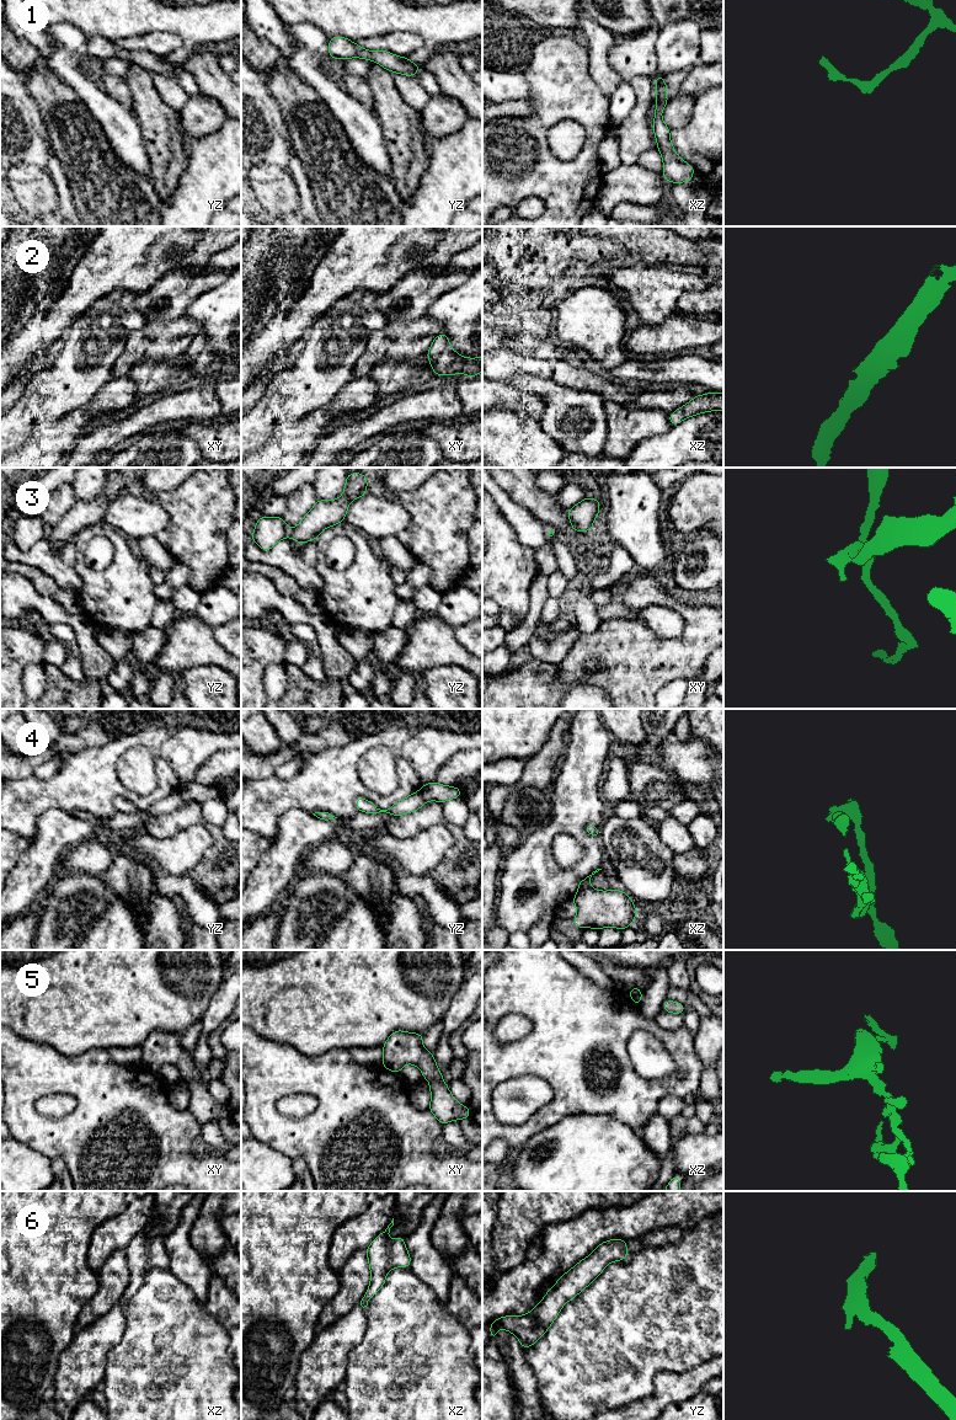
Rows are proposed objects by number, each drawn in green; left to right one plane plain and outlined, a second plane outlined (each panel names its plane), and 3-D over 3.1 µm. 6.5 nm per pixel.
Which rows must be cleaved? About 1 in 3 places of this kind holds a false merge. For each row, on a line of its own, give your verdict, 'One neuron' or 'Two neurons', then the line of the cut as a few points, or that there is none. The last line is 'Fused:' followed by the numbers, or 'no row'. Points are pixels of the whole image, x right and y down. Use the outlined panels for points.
1: One neuron. No split
2: One neuron. No split
3: Two neurons. Split along yz (290, 530), (288, 535)
4: One neuron. No split
5: One neuron. No split
6: One neuron. No split
Fused: 3

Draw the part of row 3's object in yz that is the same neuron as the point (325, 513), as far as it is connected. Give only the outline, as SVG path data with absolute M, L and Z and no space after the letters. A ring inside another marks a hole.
M351 473L341 497L333 501L317 500L301 522L290 529L289 536L300 544L316 540L326 528L345 522L349 502L367 496L367 487L368 480L362 473Z

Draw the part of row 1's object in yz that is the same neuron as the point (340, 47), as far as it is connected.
M336 36L329 39L329 54L331 59L336 58L340 60L349 58L373 60L389 71L406 76L415 76L416 73L422 69L422 66L418 66L406 57L394 55L388 50L372 52L363 47L358 47L356 42L342 36Z

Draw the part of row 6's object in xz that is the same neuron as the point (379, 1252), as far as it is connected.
M394 1218L388 1228L380 1233L365 1249L370 1267L370 1283L360 1301L364 1308L369 1299L376 1294L386 1281L386 1274L394 1267L410 1267L411 1256L405 1245L405 1237L390 1240L390 1228L394 1226Z

